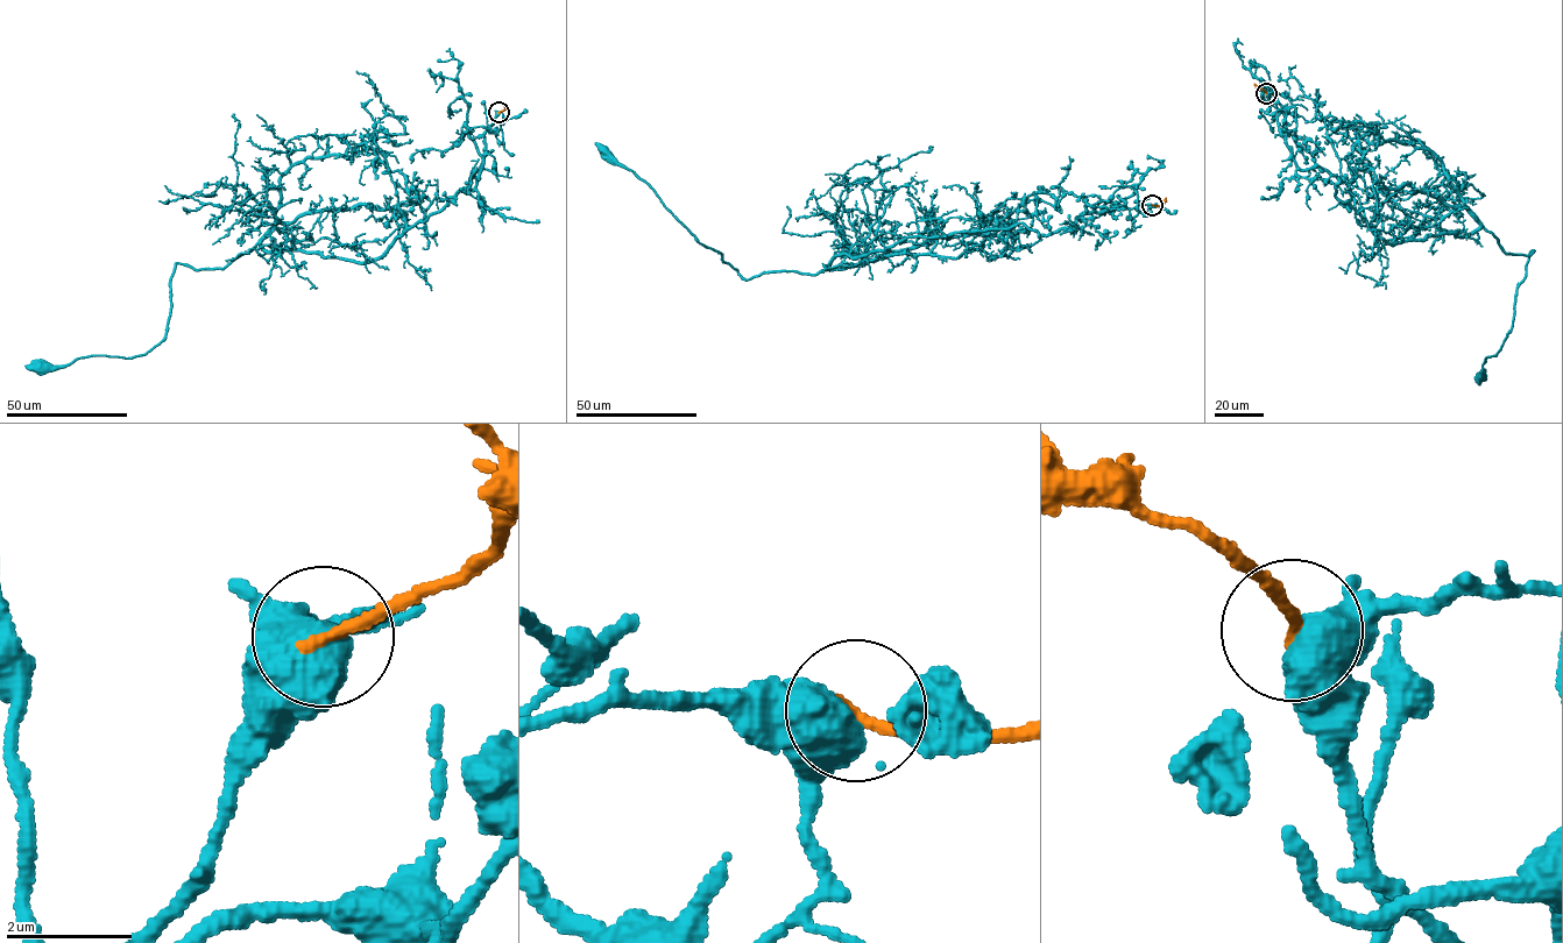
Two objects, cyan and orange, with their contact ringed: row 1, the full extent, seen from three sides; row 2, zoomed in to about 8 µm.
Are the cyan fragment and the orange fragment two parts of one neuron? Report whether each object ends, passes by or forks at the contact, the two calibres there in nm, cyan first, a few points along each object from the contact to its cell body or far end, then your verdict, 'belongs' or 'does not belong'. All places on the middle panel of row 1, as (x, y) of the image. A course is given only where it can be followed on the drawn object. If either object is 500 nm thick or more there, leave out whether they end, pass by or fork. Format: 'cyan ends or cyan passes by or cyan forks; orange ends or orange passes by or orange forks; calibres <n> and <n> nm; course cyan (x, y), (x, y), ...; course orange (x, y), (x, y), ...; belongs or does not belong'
calibres 800 and 200 nm; course cyan (1152, 205), (1087, 212), (1041, 236), (1022, 224), (906, 238), (833, 256), (817, 274), (747, 279), (605, 151); course orange (1152, 205), (1159, 205), (1166, 198); does not belong

